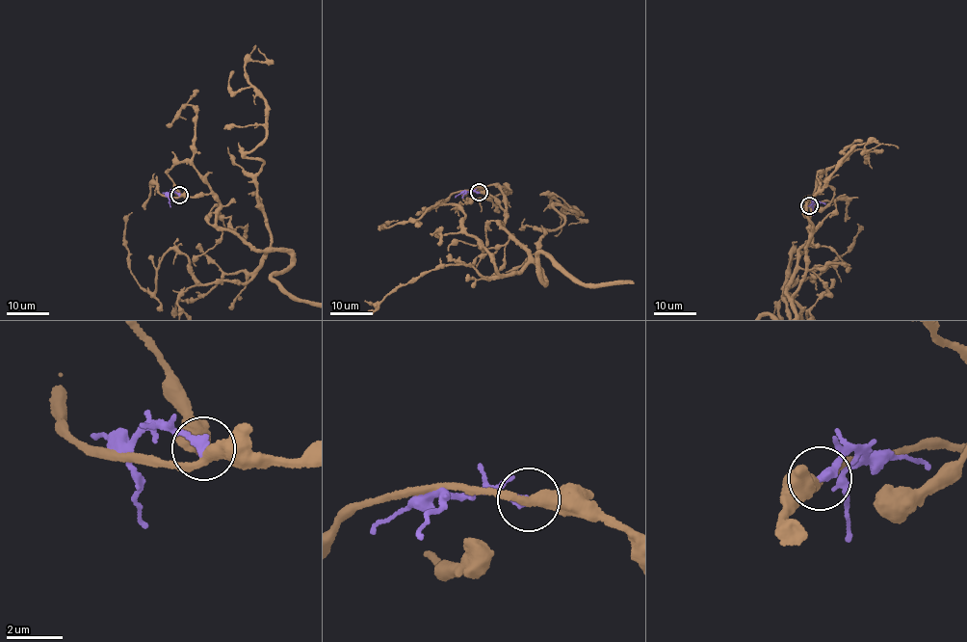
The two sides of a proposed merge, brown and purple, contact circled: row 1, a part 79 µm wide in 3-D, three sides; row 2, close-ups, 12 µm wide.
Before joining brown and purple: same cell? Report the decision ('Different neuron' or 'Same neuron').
Different neuron

